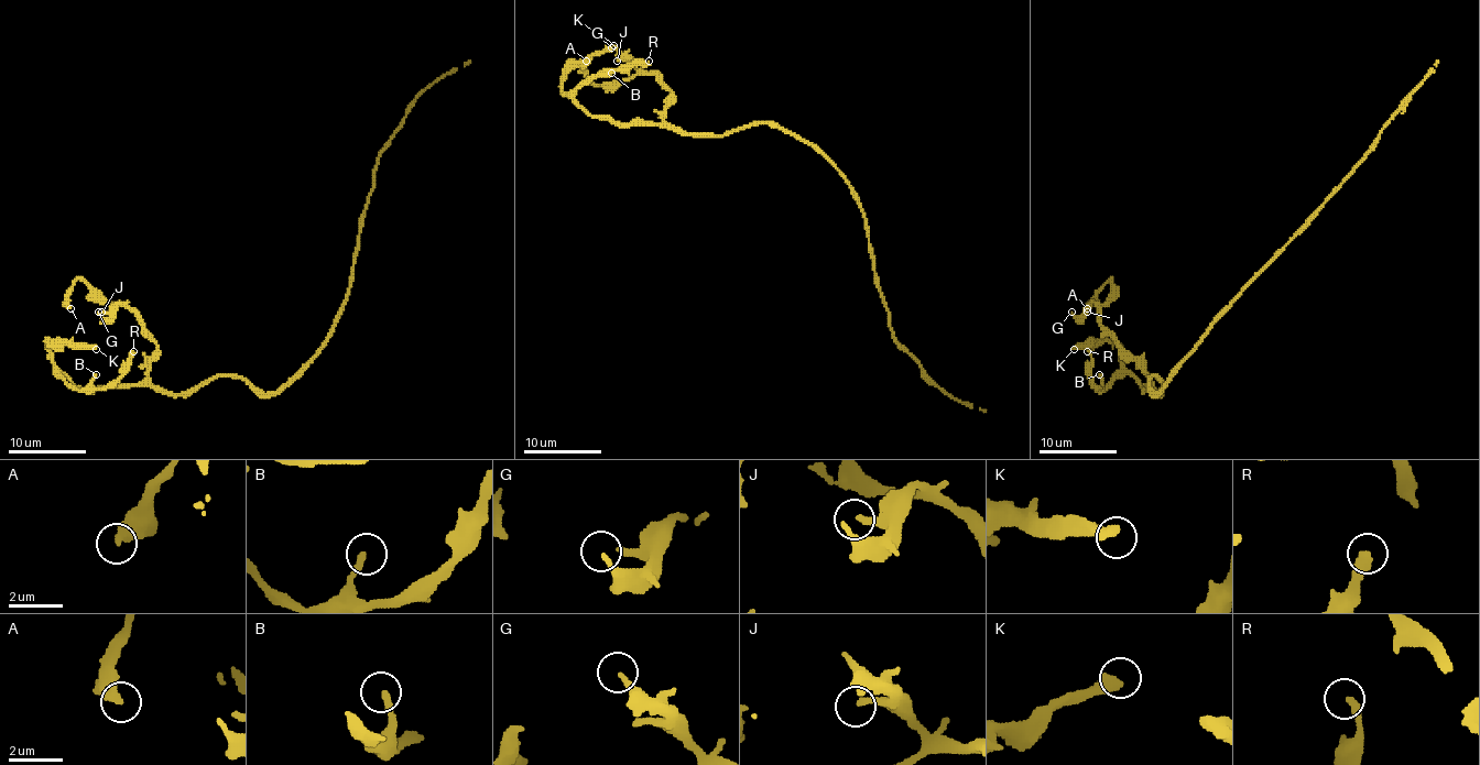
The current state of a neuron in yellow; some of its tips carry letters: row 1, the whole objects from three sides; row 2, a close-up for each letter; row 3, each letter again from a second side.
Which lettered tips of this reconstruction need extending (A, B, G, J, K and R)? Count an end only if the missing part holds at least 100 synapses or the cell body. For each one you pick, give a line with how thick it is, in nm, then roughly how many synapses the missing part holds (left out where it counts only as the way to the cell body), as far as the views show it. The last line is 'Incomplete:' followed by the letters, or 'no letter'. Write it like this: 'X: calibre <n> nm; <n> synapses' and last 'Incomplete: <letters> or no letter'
Incomplete: no letter

